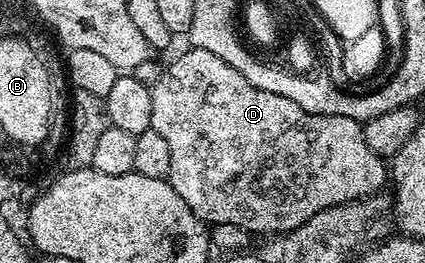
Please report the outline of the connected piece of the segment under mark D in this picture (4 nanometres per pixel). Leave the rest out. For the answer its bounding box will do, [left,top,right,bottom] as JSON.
[150,46,387,236]

